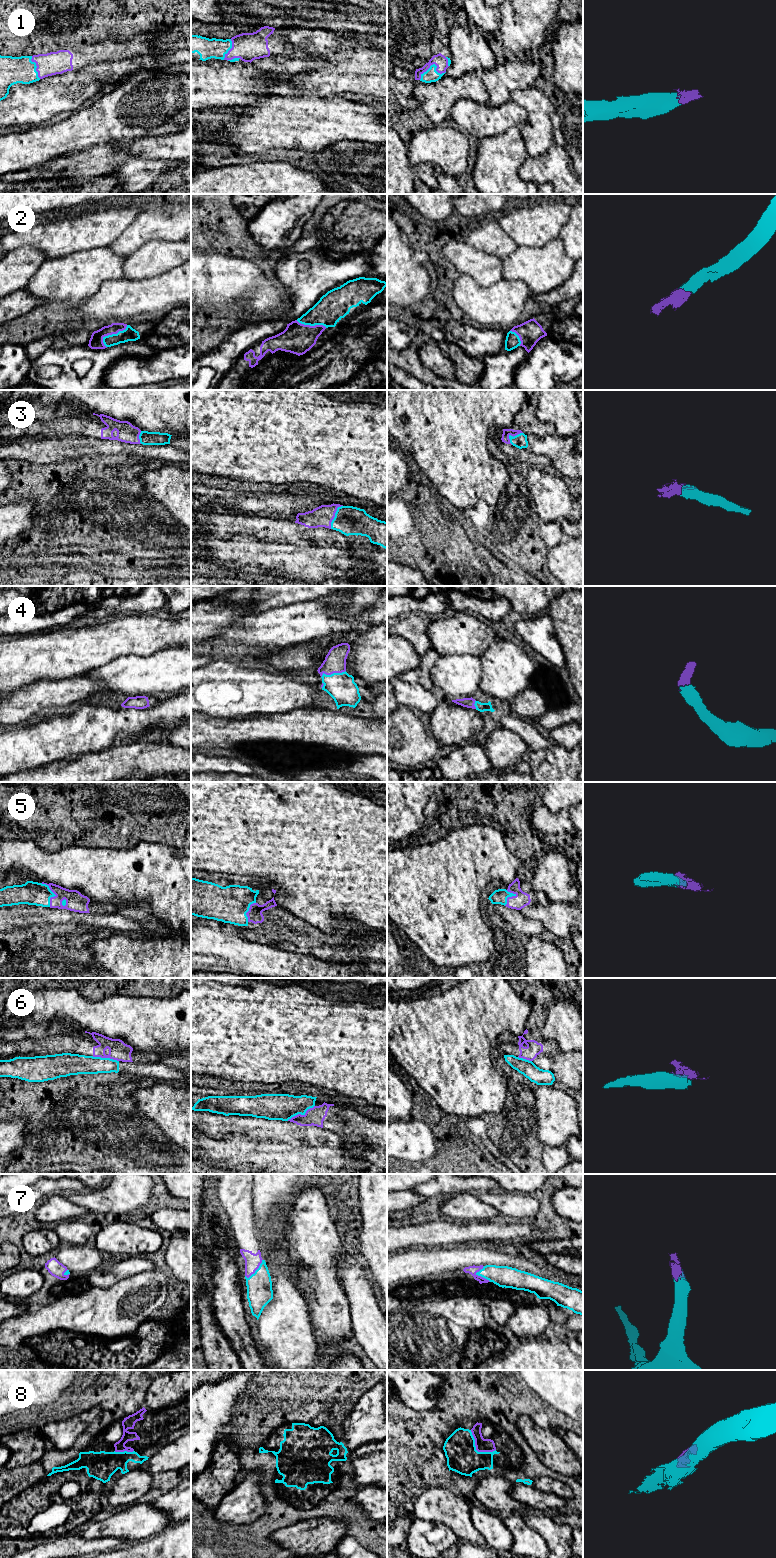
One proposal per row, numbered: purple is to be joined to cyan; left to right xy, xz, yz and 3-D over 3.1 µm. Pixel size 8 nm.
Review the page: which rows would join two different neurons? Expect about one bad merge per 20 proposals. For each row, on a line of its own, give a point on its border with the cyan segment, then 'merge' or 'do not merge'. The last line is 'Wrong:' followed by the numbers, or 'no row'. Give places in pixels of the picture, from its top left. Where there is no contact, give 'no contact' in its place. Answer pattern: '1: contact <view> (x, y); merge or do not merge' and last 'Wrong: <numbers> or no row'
1: contact yz (433, 64); merge
2: contact xy (112, 334); merge
3: contact xz (335, 516); merge
4: contact xz (333, 673); merge
5: contact xy (53, 893); merge
6: contact xz (300, 1113); do not merge
7: contact yz (483, 1277); merge
8: contact yz (475, 1449); do not merge
Wrong: 6, 8

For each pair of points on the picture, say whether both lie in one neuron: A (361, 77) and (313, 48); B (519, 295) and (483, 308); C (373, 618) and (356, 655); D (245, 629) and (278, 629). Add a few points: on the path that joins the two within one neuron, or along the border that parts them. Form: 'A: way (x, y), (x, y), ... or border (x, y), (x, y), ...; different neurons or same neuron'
A: way (351, 65), (334, 48), (325, 48); same neuron
B: way (510, 296), (500, 304), (492, 305); same neuron
C: border (376, 624), (371, 626); different neurons
D: way (253, 629), (270, 629); same neuron

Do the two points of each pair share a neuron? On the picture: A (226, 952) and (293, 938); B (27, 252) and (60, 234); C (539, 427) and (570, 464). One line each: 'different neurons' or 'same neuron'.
A: different neurons
B: different neurons
C: different neurons

